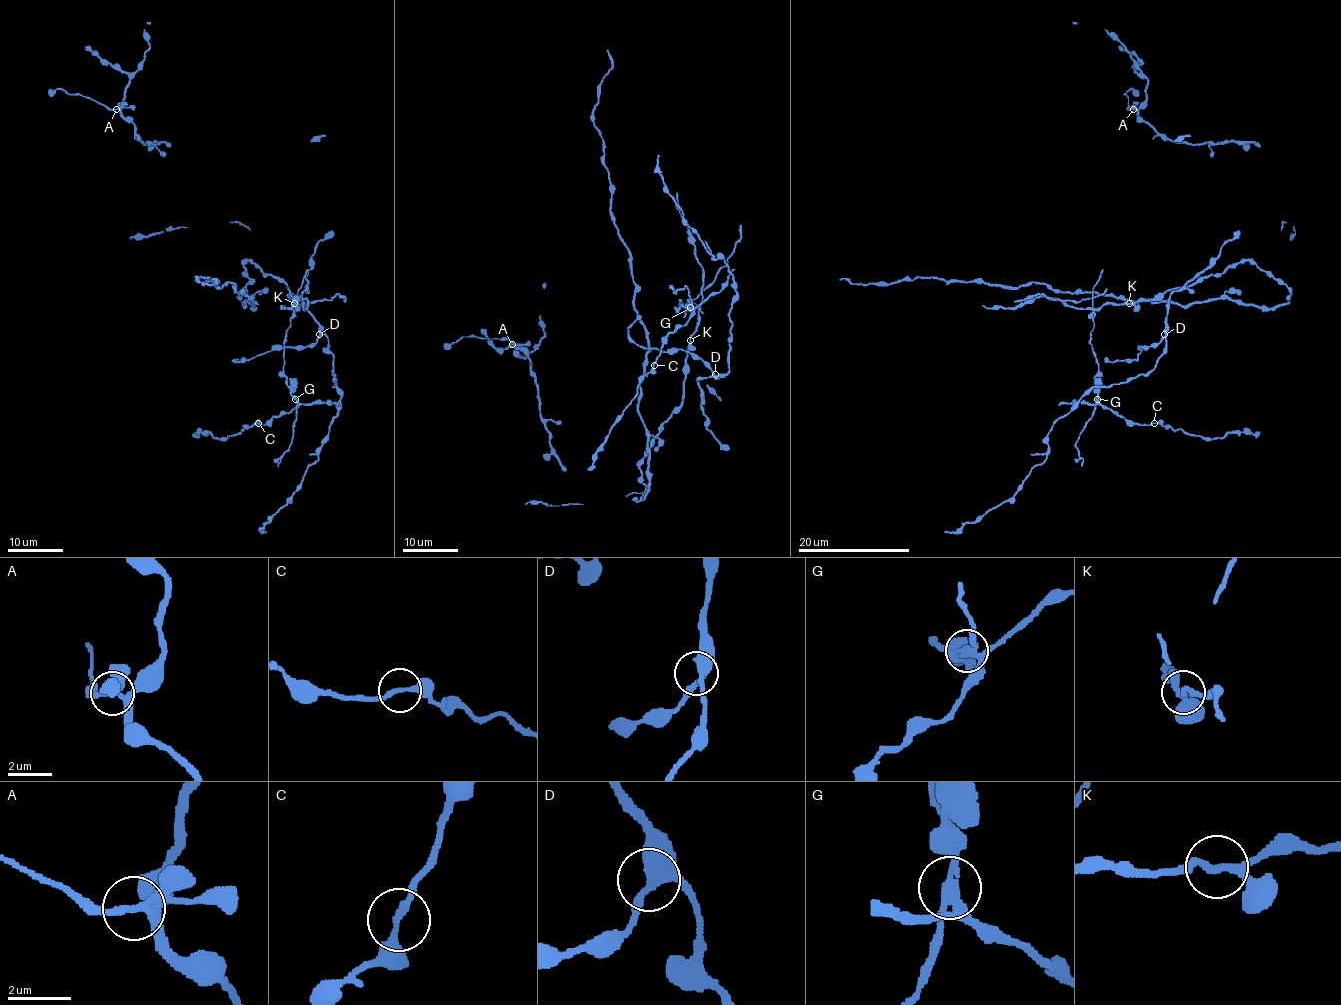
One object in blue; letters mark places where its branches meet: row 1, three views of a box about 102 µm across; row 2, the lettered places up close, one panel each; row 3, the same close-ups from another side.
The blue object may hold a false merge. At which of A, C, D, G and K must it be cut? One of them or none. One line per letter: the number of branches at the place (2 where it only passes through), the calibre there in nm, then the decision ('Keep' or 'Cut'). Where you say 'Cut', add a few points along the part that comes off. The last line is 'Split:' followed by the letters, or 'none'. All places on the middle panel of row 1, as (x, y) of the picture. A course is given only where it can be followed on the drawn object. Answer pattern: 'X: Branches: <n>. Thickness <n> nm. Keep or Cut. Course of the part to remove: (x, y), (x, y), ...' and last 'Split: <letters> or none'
A: Branches: 4. Thickness 180 nm. Keep
C: Branches: 2. Thickness 240 nm. Keep
D: Branches: 3. Thickness 400 nm. Keep
G: Branches: 3. Thickness 190 nm. Cut. Course of the part to remove: (690, 308), (681, 305), (679, 309), (680, 301), (690, 302), (727, 265), (727, 258), (740, 238), (741, 224)
K: Branches: 3. Thickness 200 nm. Keep
Split: G

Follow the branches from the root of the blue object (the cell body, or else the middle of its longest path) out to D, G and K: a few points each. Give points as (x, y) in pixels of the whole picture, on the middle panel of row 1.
D: (684, 365), (706, 287), (680, 301), (679, 309), (698, 306), (727, 284), (736, 291), (729, 370), (715, 374)
G: (684, 365), (704, 284), (706, 287), (688, 304), (680, 301), (679, 309), (681, 305), (690, 308)
K: (684, 365), (690, 340)

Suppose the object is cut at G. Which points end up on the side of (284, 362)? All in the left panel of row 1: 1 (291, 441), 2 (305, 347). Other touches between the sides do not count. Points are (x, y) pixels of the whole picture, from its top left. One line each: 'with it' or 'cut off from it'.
1: with it
2: cut off from it

